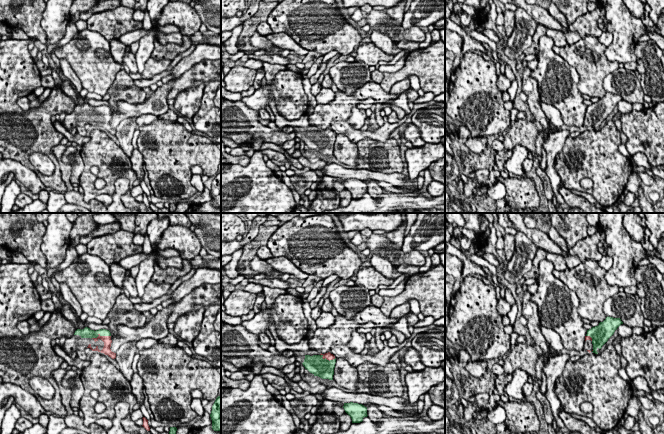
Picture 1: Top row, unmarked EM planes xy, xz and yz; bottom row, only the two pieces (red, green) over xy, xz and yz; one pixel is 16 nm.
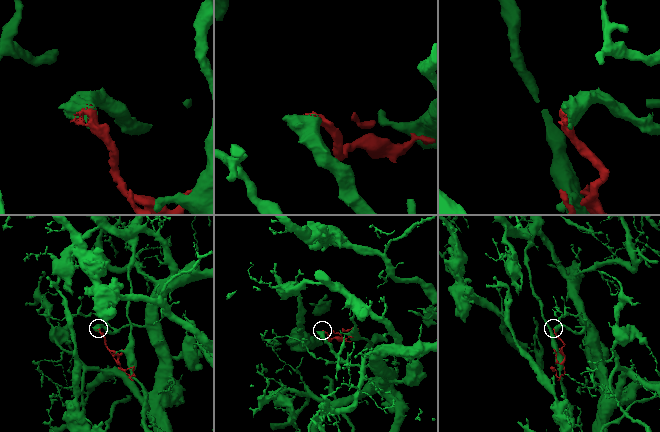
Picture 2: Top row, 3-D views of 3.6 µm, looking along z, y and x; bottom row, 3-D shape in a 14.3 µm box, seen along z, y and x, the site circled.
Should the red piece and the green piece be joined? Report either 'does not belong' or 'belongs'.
belongs

